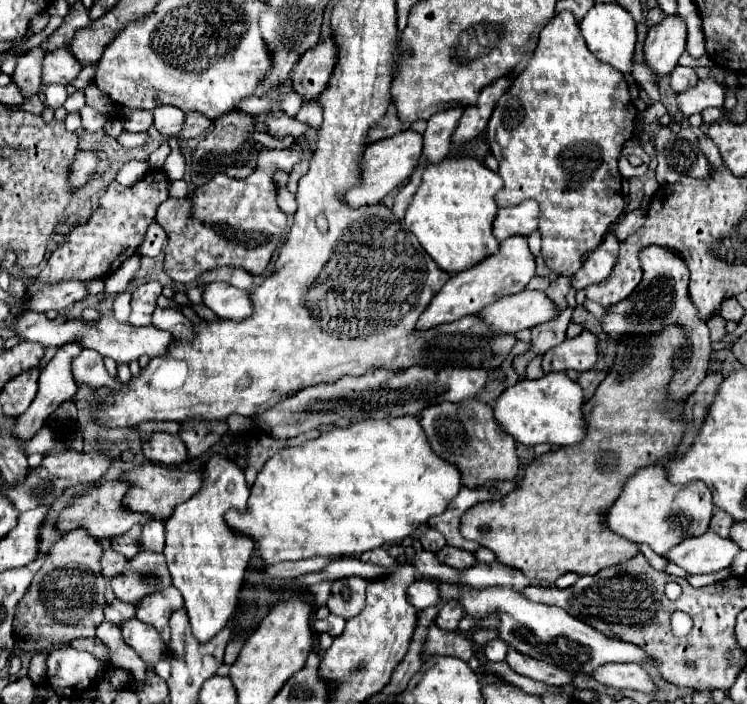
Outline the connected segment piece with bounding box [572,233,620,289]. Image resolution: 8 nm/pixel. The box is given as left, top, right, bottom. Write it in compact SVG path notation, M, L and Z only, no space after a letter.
M608 233L604 237L602 245L586 257L582 269L578 273L574 273L572 287L574 289L586 289L590 285L604 281L612 273L612 269L618 261L618 253L620 253L620 241L616 239L614 233Z

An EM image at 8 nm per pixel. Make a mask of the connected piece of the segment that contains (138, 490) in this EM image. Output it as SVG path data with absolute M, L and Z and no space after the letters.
M160 465L150 467L136 467L122 475L124 481L130 481L130 493L126 493L126 507L136 509L138 513L150 513L154 519L168 519L172 511L188 501L204 481L204 471L182 471L182 469L168 469Z

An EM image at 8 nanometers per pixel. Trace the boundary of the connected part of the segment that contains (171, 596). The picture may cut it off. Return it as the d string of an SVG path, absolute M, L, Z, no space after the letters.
M168 585L166 589L146 595L140 603L138 603L138 611L136 617L144 623L154 625L160 633L162 639L168 643L170 641L170 627L168 627L168 619L176 609L182 609L184 601L182 595L178 593L178 589L174 589L172 585Z

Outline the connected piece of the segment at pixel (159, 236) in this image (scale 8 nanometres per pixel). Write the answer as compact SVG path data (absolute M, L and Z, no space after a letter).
M152 223L152 225L148 227L148 233L146 233L144 243L140 245L138 253L140 253L140 255L148 255L148 257L156 257L156 255L162 253L164 243L166 243L166 233L164 233L164 229L162 229L158 223Z

